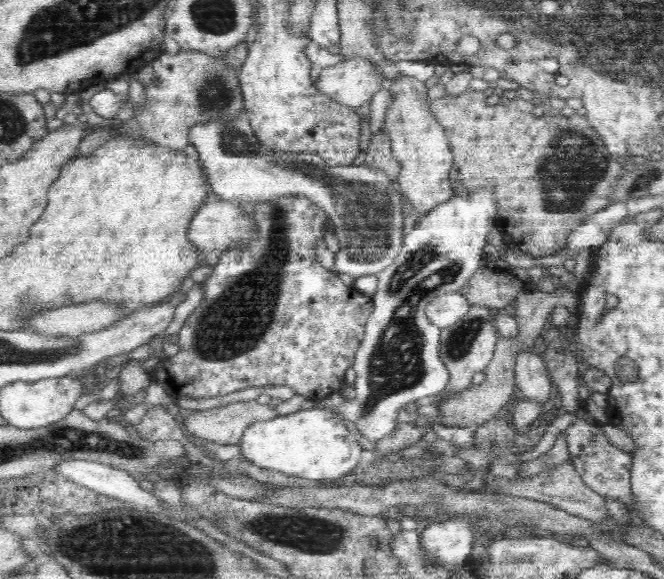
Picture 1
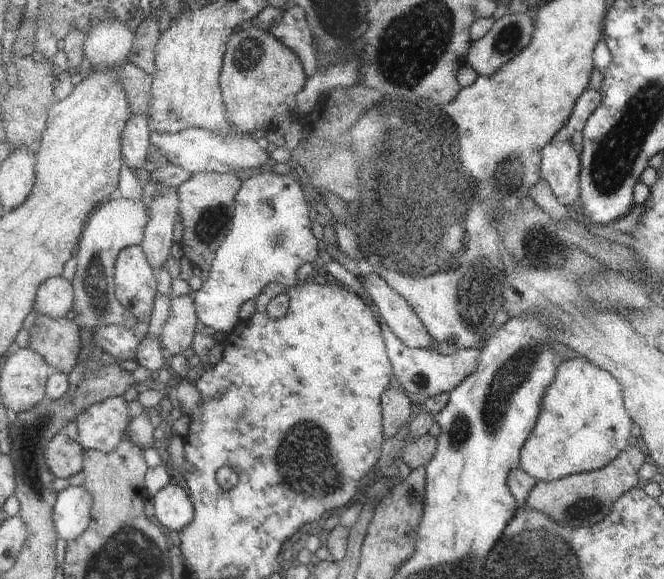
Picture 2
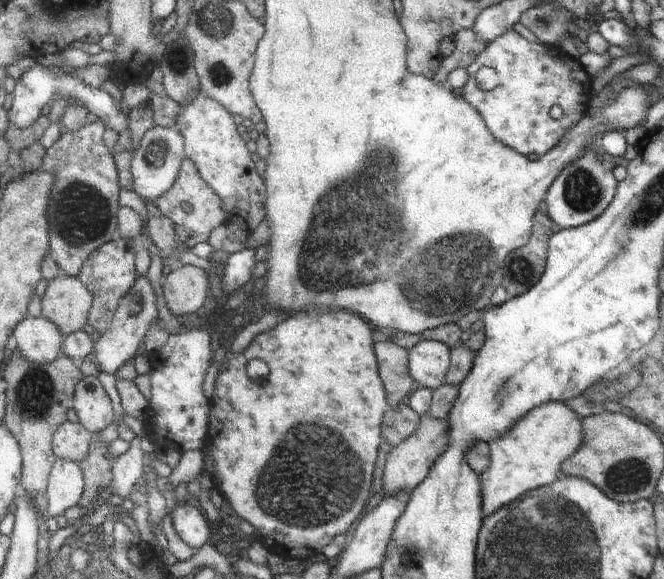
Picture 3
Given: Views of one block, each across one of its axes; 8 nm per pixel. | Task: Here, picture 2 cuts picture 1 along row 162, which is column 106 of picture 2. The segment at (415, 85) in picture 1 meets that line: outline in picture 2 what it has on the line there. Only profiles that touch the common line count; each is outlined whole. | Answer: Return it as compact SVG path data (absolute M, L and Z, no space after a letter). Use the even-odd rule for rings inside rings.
M111 397L82 412L78 423L77 441L84 450L104 453L115 451L128 427L128 404L121 397Z

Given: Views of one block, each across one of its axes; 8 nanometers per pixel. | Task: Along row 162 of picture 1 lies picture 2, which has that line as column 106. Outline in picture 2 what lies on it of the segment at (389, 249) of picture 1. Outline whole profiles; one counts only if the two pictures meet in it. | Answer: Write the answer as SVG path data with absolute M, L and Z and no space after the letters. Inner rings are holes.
M144 194L137 200L123 198L120 195L107 199L95 210L94 216L90 218L89 227L86 228L84 238L81 240L81 247L78 248L78 268L76 268L76 276L71 282L74 292L73 308L76 308L75 322L80 327L84 325L90 328L90 332L94 332L100 324L124 326L125 329L136 329L139 321L136 316L123 308L115 298L116 278L113 277L115 260L120 252L131 245L140 245L143 240L145 228L149 224L151 213L149 204L144 201Z

